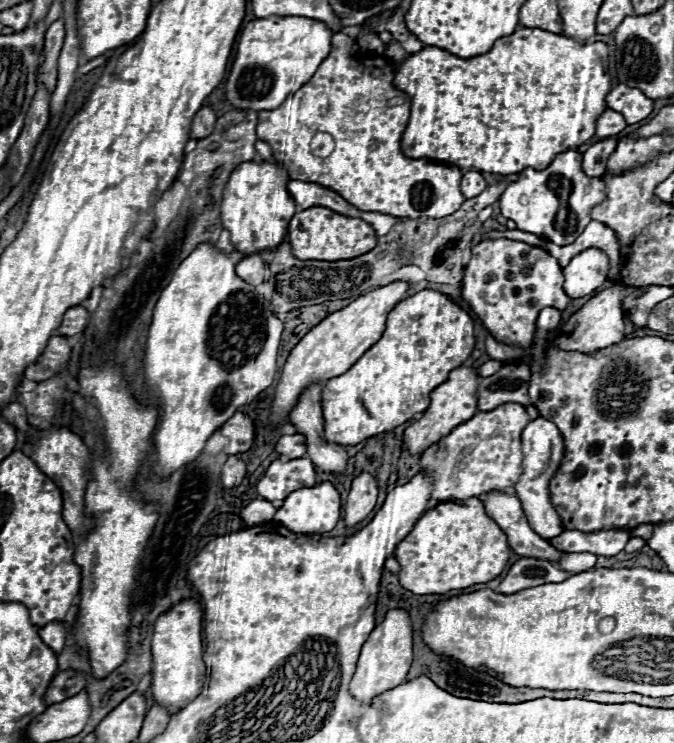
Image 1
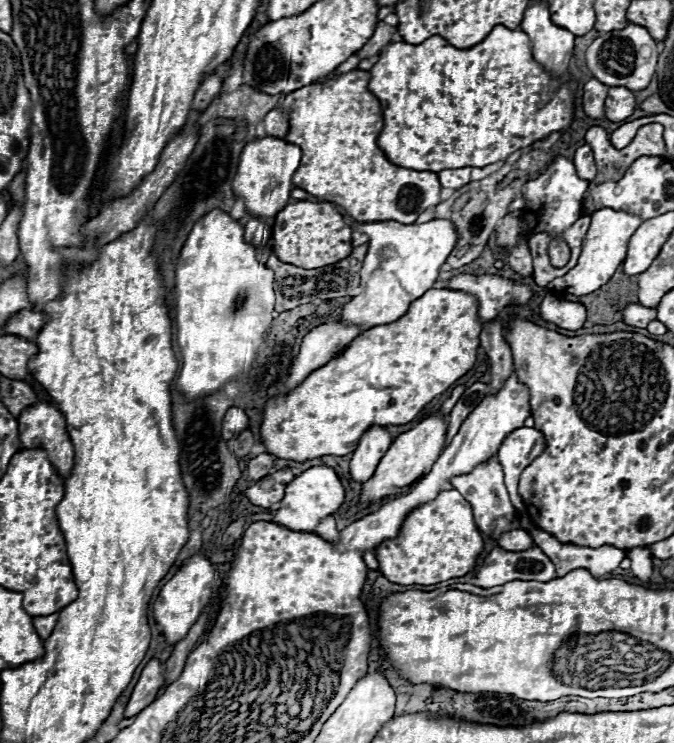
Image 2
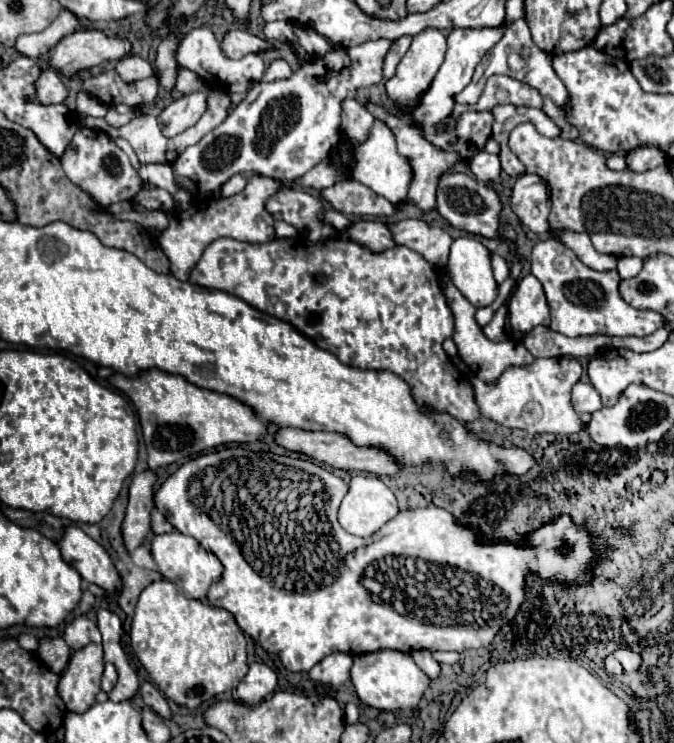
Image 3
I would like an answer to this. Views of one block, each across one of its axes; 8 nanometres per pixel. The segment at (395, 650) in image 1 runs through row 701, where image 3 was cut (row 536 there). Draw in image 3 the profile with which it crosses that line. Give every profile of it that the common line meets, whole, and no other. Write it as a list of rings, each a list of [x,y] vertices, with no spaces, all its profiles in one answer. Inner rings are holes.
[[[354,476],[350,482],[350,490],[344,496],[342,504],[340,504],[340,512],[338,512],[338,520],[340,526],[360,538],[370,538],[372,534],[376,534],[388,520],[392,520],[398,514],[398,504],[396,498],[392,494],[392,490],[378,478],[370,478],[370,476]]]

